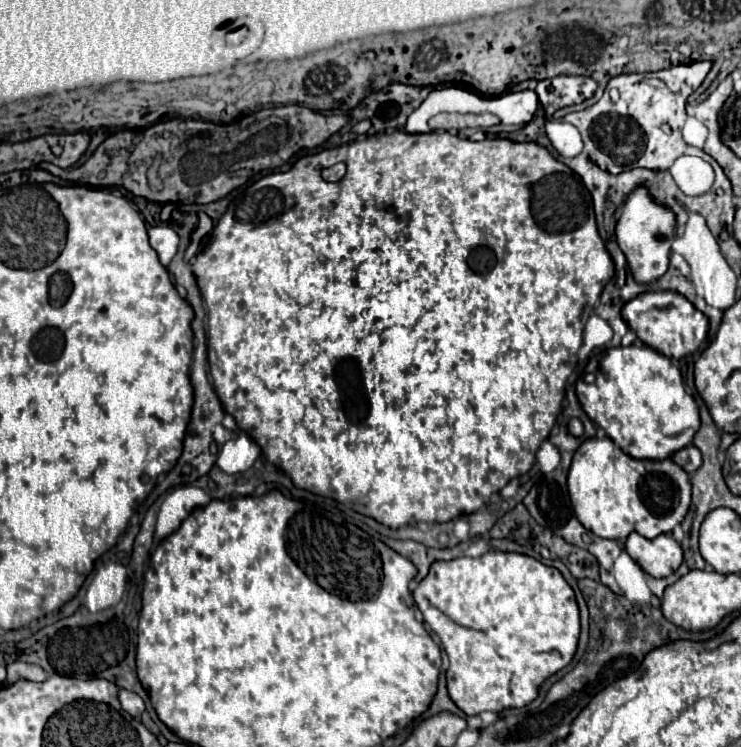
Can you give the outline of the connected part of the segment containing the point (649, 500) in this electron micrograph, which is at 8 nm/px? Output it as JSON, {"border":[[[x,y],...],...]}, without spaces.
{"border":[[[593,437],[575,451],[567,475],[567,487],[575,517],[585,529],[603,539],[625,541],[633,531],[647,539],[671,533],[671,529],[683,521],[691,503],[689,475],[677,467],[673,459],[633,459],[625,455],[609,437]]]}

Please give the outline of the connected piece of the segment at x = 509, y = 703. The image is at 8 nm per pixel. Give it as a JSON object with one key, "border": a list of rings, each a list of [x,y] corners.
{"border":[[[493,551],[493,553],[485,553],[479,559],[471,559],[471,557],[459,557],[453,561],[437,561],[431,565],[429,575],[419,583],[419,587],[413,591],[415,603],[423,613],[425,623],[431,627],[431,631],[435,631],[441,639],[441,645],[445,649],[445,653],[449,655],[449,669],[447,669],[447,689],[449,689],[449,697],[453,699],[453,703],[465,713],[465,715],[479,715],[481,711],[493,711],[493,713],[501,713],[503,709],[509,707],[525,707],[531,701],[537,699],[539,695],[539,687],[545,679],[549,679],[551,675],[555,675],[557,671],[561,671],[565,665],[571,663],[575,651],[577,651],[577,641],[579,641],[579,607],[575,601],[575,593],[569,587],[569,583],[563,579],[563,575],[553,569],[543,565],[541,561],[527,557],[527,555],[519,555],[519,553],[505,553],[505,551]]]}

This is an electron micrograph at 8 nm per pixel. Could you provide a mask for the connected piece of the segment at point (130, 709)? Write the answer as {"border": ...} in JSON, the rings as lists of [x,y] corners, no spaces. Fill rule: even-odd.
{"border":[[[121,689],[121,691],[119,691],[119,699],[121,699],[121,707],[123,707],[131,717],[139,717],[139,715],[145,711],[143,699],[141,699],[137,693],[133,693],[133,691]]]}

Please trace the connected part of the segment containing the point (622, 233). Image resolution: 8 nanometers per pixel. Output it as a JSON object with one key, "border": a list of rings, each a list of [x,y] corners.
{"border":[[[639,187],[619,209],[615,237],[627,257],[633,279],[637,283],[657,281],[669,267],[669,247],[675,239],[675,215],[667,207],[657,205],[645,187]]]}

